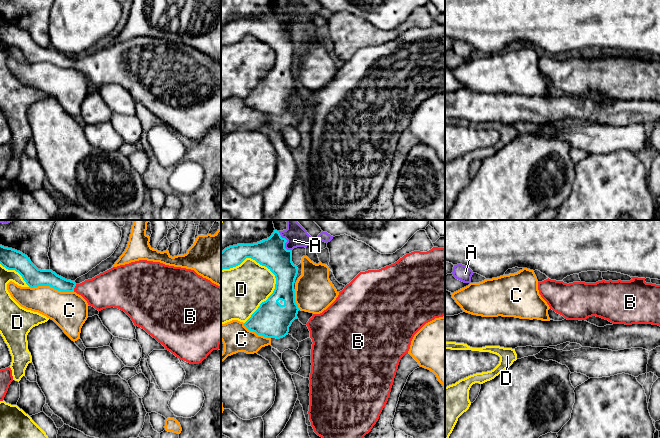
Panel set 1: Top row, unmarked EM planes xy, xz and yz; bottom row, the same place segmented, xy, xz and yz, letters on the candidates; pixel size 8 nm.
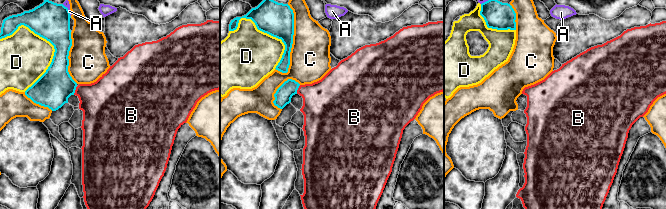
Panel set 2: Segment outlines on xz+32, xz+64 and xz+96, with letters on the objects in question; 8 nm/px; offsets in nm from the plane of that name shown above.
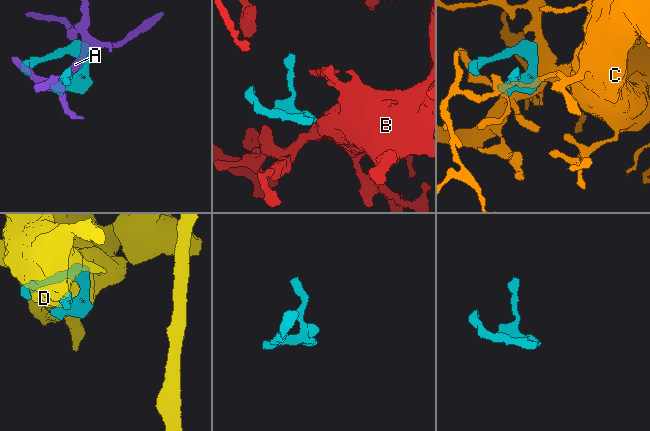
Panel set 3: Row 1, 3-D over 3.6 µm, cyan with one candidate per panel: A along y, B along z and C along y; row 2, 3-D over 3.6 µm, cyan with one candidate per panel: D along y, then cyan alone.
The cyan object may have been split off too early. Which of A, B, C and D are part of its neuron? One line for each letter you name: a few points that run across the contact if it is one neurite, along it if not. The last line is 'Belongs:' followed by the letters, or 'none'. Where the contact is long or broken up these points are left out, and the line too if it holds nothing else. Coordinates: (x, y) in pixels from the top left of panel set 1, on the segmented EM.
B: xy (45, 277), (63, 285), (74, 287), (105, 290)
Belongs: B

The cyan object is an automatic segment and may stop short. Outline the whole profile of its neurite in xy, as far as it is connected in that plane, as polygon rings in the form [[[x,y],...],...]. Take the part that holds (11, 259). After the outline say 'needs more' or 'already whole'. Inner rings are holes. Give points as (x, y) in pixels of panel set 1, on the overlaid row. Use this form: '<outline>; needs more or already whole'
[[[0,245],[0,264],[8,270],[18,272],[31,287],[50,286],[61,292],[76,292],[96,310],[118,308],[124,311],[135,326],[141,327],[161,343],[179,360],[199,364],[221,343],[221,287],[198,275],[194,270],[165,265],[160,262],[139,260],[113,267],[80,284],[57,275],[52,270],[38,269],[30,258],[20,251]]]; needs more

